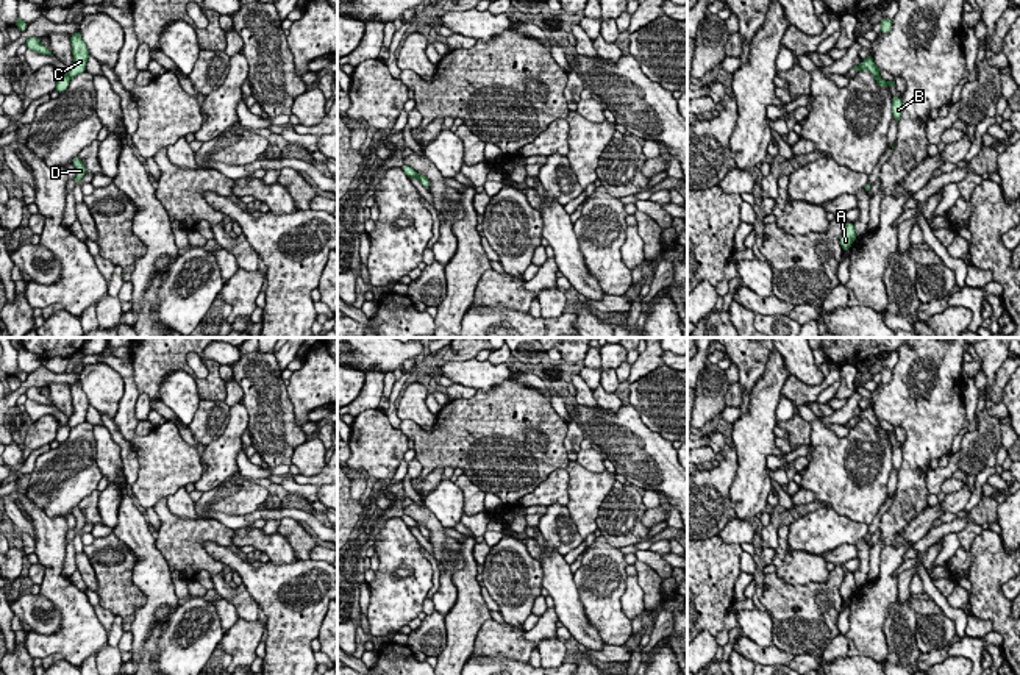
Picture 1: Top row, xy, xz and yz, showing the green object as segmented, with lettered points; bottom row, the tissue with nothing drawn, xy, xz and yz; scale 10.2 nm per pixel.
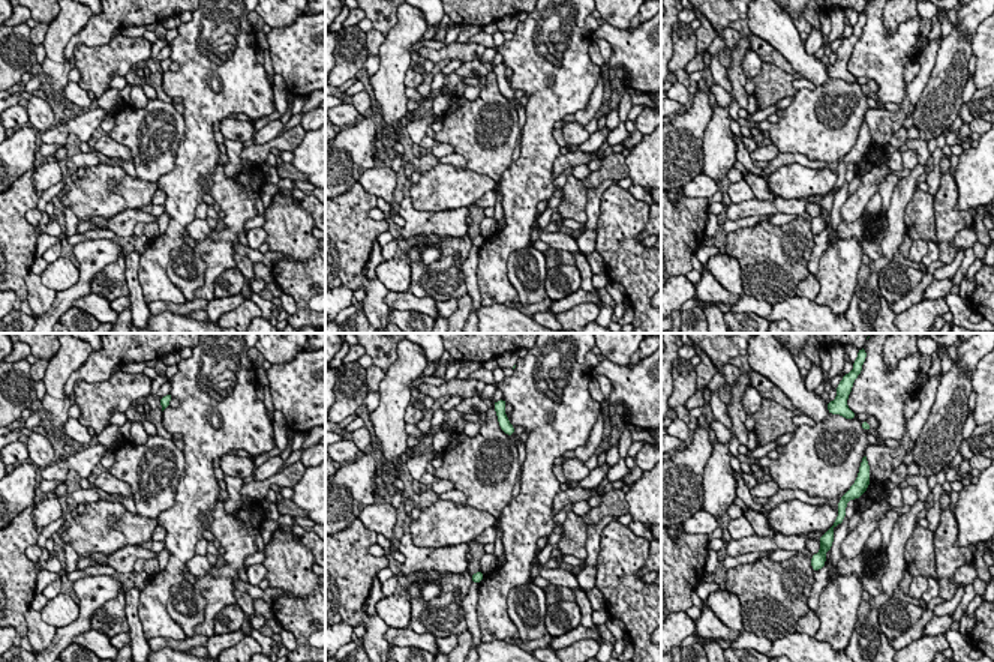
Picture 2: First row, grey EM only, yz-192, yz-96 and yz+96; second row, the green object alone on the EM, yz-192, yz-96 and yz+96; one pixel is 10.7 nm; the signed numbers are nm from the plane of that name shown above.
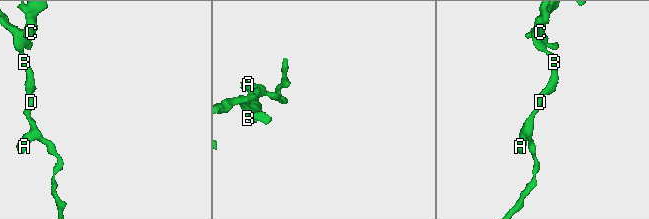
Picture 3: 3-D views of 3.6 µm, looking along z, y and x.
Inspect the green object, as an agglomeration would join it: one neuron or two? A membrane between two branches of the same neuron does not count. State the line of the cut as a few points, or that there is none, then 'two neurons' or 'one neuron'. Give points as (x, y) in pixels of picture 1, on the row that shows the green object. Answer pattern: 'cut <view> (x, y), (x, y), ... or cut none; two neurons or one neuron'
cut yz (875, 75), (880, 78); two neurons

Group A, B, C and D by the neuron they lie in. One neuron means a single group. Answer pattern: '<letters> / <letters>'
A B D / C

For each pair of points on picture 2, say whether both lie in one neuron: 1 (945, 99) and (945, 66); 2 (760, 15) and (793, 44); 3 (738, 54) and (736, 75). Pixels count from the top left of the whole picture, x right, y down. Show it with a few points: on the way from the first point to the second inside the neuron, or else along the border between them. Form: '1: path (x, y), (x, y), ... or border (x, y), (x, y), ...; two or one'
1: path (945, 92), (945, 74); one
2: path (768, 21), (786, 38); one
3: path (736, 59), (736, 71); one

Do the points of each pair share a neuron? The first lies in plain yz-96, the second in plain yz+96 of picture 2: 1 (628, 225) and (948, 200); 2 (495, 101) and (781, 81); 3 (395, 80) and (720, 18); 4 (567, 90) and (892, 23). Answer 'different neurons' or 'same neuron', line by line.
1: same neuron
2: different neurons
3: different neurons
4: different neurons

